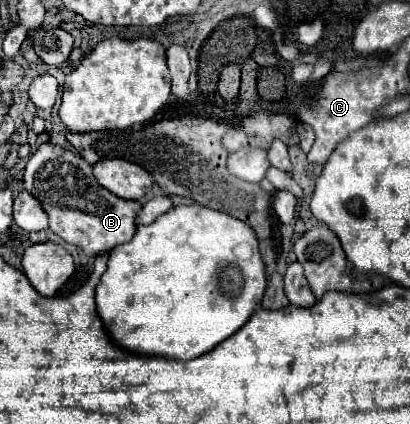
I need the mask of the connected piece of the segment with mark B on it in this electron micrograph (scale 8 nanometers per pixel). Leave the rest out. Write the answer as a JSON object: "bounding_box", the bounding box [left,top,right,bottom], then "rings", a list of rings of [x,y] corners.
{"bounding_box":[24,142,142,256],"rings":[[[44,142],[30,156],[24,174],[24,188],[42,202],[50,220],[50,230],[64,242],[80,246],[88,256],[98,256],[114,246],[126,244],[136,232],[134,220],[142,206],[132,200],[116,198],[112,192],[102,188],[92,174],[92,166],[82,156],[64,150],[58,144]]]}

